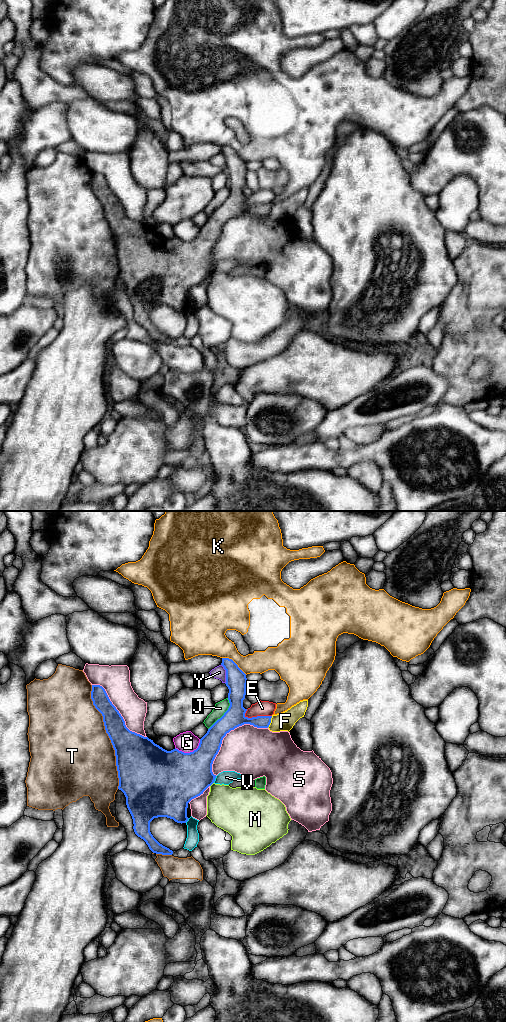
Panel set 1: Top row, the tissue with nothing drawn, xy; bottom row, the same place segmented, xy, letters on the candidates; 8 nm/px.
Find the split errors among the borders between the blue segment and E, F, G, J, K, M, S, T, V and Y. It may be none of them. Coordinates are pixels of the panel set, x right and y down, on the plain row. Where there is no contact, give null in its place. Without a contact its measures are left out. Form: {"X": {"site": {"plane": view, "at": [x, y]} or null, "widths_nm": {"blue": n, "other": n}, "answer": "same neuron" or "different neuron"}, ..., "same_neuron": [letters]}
{"E": {"site": {"plane": "xy", "at": [257, 204]}, "widths_nm": {"blue": 160, "other": 130}, "answer": "different neuron"}, "F": {"site": {"plane": "xy", "at": [270, 210]}, "widths_nm": {"blue": 110, "other": 150}, "answer": "different neuron"}, "G": {"site": {"plane": "xy", "at": [190, 240]}, "widths_nm": {"blue": 460, "other": 170}, "answer": "different neuron"}, "J": {"site": {"plane": "xy", "at": [224, 202]}, "widths_nm": {"blue": 160, "other": 100}, "answer": "different neuron"}, "K": {"site": {"plane": "xy", "at": [234, 150]}, "widths_nm": {"blue": 170, "other": 220}, "answer": "different neuron"}, "M": {"site": {"plane": "xy", "at": [212, 271]}, "widths_nm": {"blue": 380, "other": 340}, "answer": "different neuron"}, "S": {"site": {"plane": "xy", "at": [227, 220]}, "widths_nm": {"blue": 170, "other": 400}, "answer": "different neuron"}, "T": {"site": {"plane": "xy", "at": [109, 225]}, "widths_nm": {"blue": 320, "other": 500}, "answer": "different neuron"}, "V": {"site": {"plane": "xy", "at": [214, 267]}, "widths_nm": {"blue": 380, "other": 110}, "answer": "different neuron"}, "Y": {"site": {"plane": "xy", "at": [226, 162]}, "widths_nm": {"blue": 170, "other": 100}, "answer": "different neuron"}, "same_neuron": []}

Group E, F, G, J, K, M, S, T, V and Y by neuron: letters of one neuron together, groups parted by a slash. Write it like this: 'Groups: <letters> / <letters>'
Groups: E / F T V / G / J / K / M / S / Y

